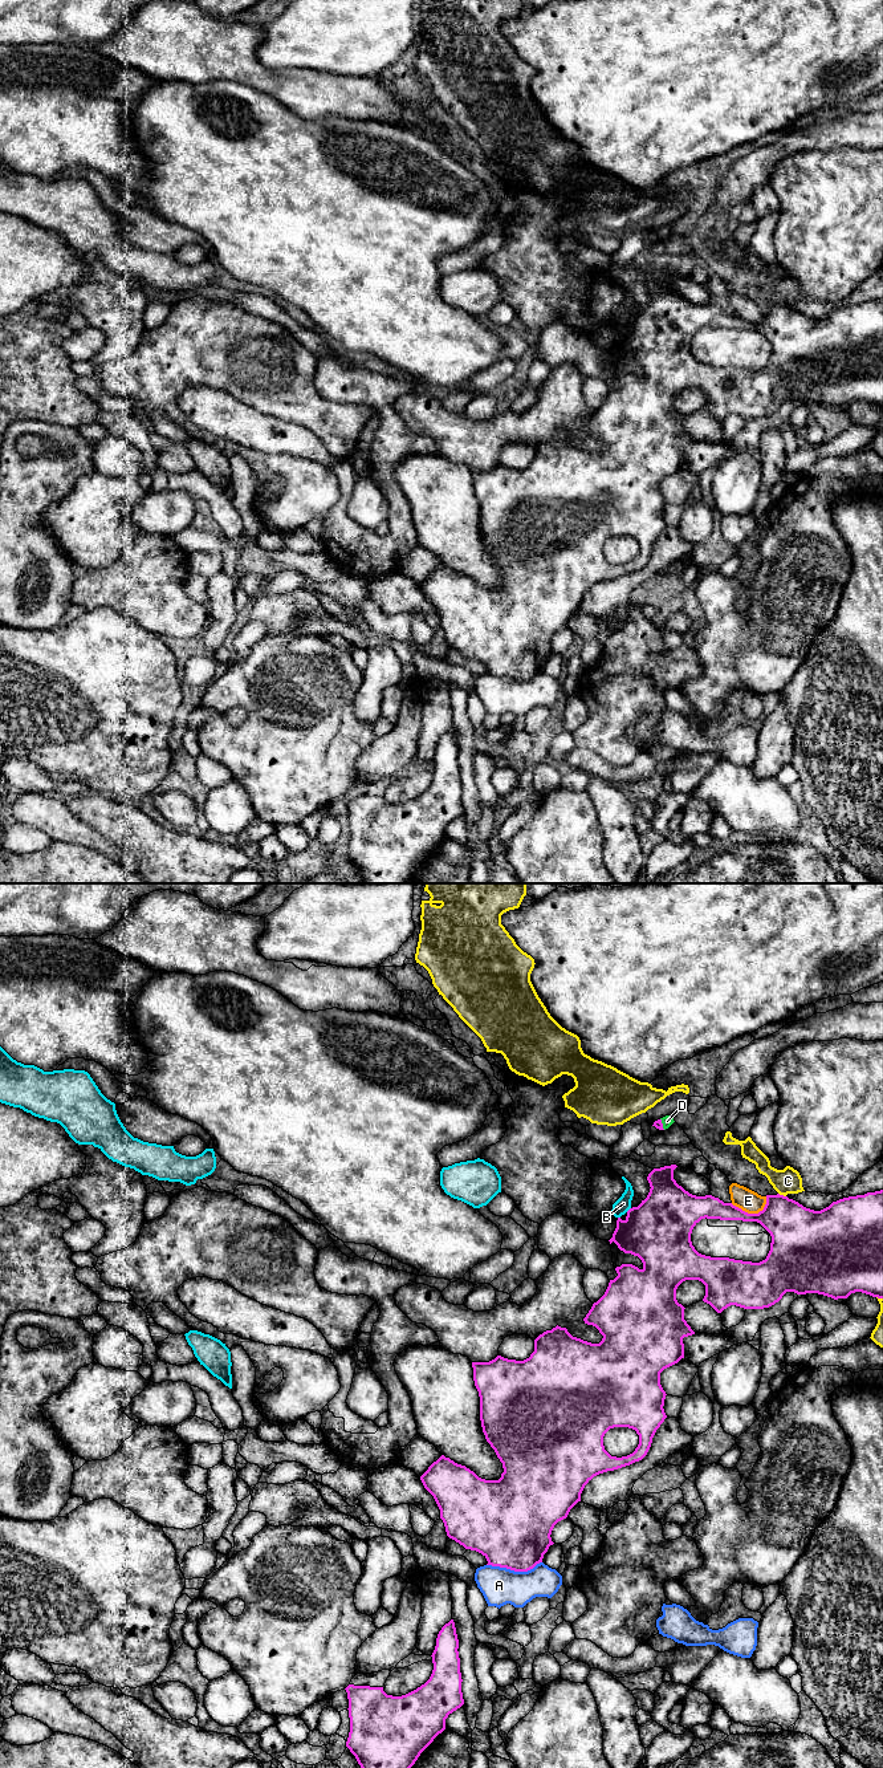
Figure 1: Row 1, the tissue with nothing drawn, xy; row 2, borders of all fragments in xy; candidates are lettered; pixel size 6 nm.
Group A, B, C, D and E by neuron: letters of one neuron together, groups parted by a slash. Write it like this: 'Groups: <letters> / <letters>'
Groups: A / B / C / D / E

